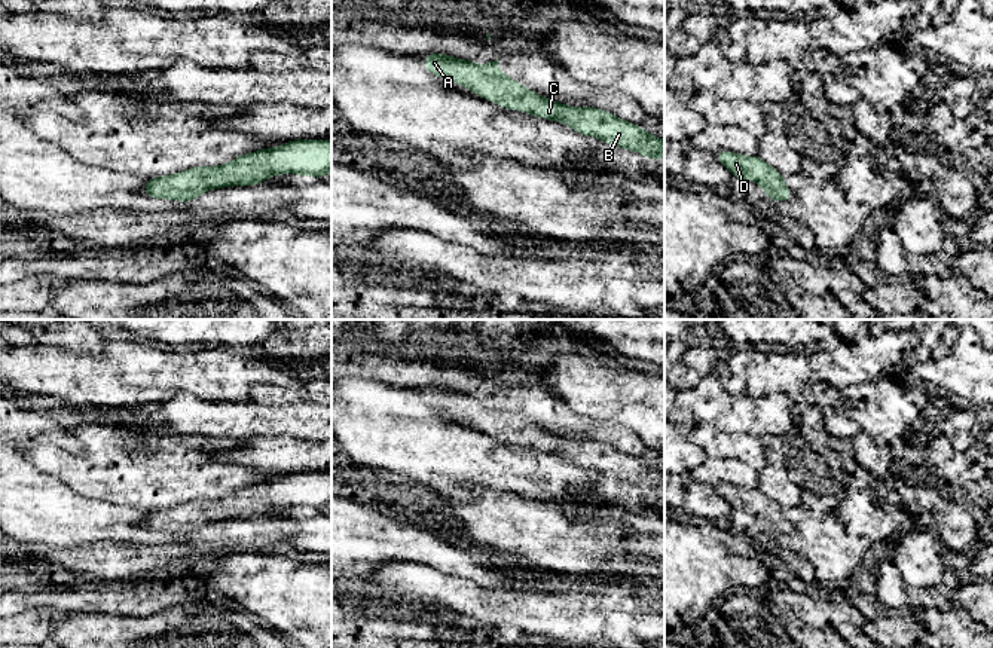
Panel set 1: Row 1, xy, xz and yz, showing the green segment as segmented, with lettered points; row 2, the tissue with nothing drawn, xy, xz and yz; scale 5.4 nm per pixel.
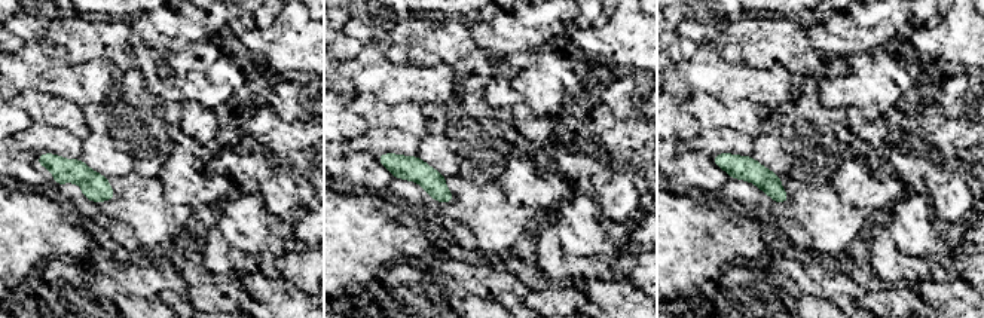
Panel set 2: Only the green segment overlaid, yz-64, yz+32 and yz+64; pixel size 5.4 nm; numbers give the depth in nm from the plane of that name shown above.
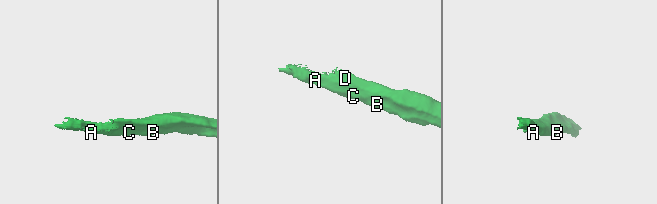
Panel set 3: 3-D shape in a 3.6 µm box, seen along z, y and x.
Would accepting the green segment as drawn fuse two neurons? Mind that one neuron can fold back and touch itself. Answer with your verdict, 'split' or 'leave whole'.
leave whole

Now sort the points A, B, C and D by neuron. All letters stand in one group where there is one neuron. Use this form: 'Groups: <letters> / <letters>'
Groups: A B C D

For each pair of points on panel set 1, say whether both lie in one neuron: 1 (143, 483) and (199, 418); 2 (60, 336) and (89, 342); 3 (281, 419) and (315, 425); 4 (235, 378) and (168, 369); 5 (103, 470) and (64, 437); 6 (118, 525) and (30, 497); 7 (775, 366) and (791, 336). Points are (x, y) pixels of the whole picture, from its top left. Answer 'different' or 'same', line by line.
1: different
2: same
3: same
4: same
5: different
6: same
7: different

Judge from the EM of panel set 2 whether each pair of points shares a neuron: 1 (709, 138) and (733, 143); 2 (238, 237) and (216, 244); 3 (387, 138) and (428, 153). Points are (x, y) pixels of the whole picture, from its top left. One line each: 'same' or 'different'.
1: same
2: different
3: different

